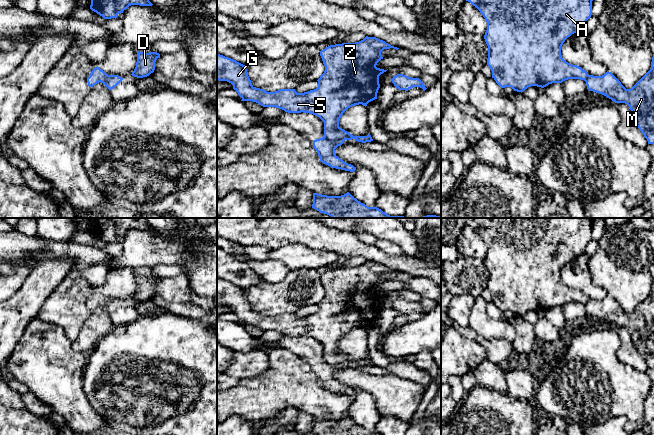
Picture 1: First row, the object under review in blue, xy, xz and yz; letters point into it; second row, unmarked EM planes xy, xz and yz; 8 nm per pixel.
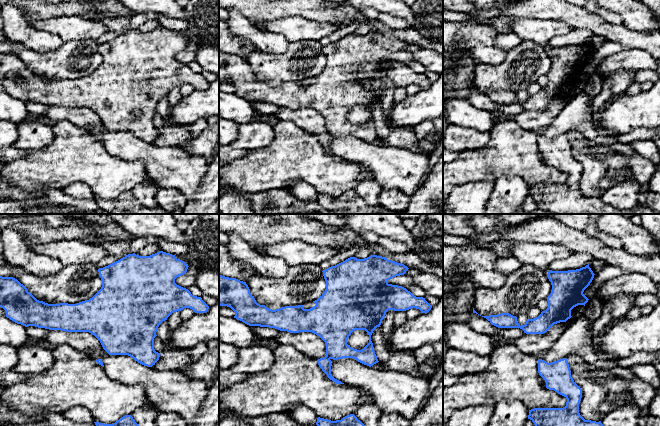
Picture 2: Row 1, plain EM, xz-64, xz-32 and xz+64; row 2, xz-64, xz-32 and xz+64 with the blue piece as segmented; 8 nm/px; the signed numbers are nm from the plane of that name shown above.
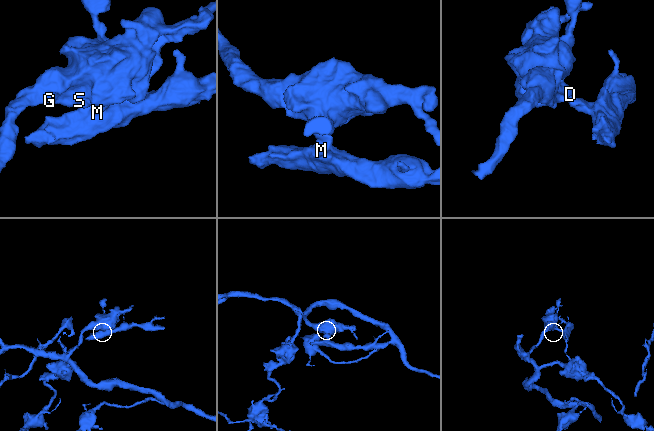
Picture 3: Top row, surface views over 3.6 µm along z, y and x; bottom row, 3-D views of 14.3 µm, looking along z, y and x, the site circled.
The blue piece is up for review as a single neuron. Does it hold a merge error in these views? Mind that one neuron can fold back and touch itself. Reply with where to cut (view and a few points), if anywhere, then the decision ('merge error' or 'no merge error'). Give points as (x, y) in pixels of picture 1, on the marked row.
cut xz (324, 136), (331, 140), (344, 140); merge error

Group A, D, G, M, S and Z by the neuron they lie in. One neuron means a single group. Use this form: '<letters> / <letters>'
A D G S Z / M

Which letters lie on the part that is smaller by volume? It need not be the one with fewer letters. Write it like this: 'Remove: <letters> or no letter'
Remove: M

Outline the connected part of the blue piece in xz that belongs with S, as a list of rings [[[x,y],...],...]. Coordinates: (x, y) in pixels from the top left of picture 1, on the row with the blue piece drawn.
[[[366,36],[355,43],[342,43],[326,47],[320,51],[324,73],[320,76],[318,87],[304,93],[297,93],[295,89],[279,89],[275,92],[267,92],[264,89],[252,85],[246,66],[217,53],[217,80],[227,81],[233,85],[233,89],[242,98],[241,101],[256,102],[263,107],[276,107],[288,113],[310,113],[319,117],[324,122],[324,137],[331,141],[352,140],[366,143],[373,141],[370,134],[367,136],[353,136],[339,127],[339,120],[343,113],[350,107],[367,104],[377,99],[380,88],[379,76],[387,70],[377,68],[377,63],[383,59],[381,52],[384,49],[399,48],[391,46],[376,37]]]

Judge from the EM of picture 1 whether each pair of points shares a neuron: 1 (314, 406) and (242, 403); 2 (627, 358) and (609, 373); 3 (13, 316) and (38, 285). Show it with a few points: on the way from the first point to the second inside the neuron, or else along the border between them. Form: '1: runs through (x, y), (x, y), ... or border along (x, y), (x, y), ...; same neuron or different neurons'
1: runs through (296, 399), (260, 399); same neuron
2: border along (619, 339), (617, 358), (643, 372); different neurons
3: runs through (14, 308), (15, 305), (18, 305), (30, 293); same neuron

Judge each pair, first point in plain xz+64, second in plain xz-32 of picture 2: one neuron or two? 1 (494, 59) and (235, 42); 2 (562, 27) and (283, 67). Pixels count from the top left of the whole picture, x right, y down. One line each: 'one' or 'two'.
1: one
2: two

